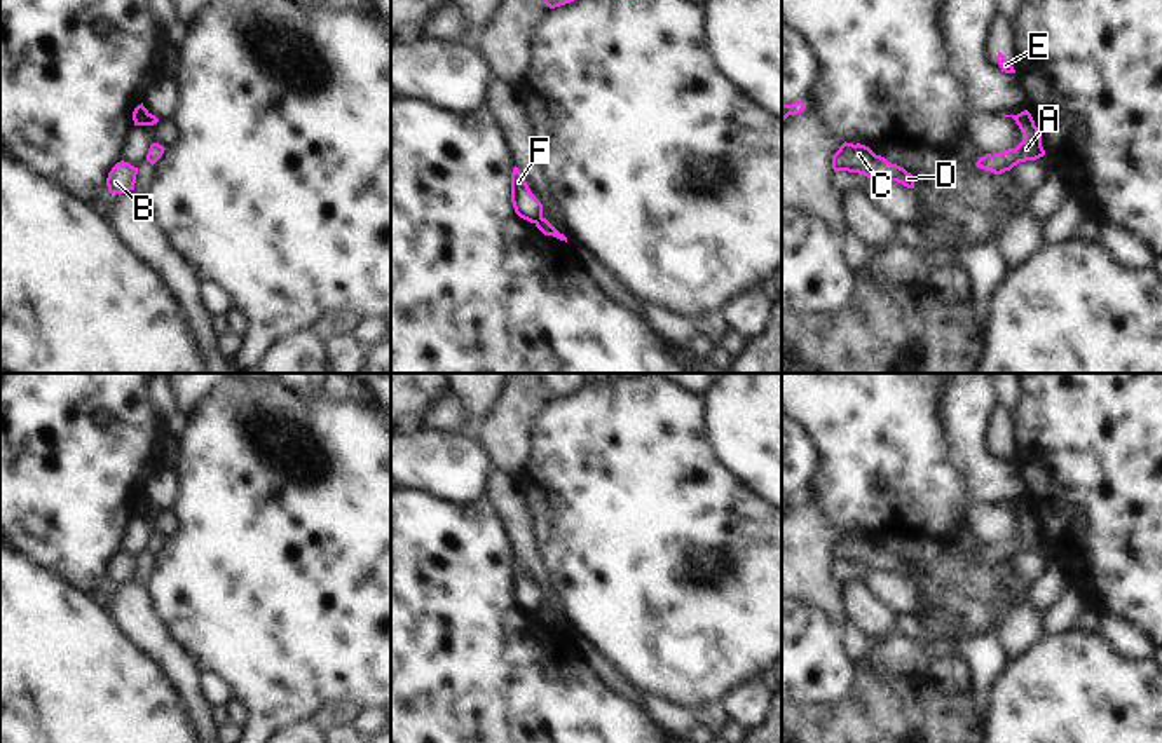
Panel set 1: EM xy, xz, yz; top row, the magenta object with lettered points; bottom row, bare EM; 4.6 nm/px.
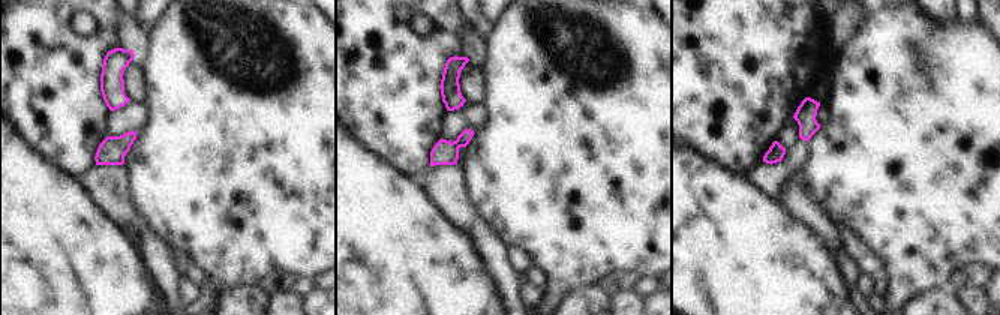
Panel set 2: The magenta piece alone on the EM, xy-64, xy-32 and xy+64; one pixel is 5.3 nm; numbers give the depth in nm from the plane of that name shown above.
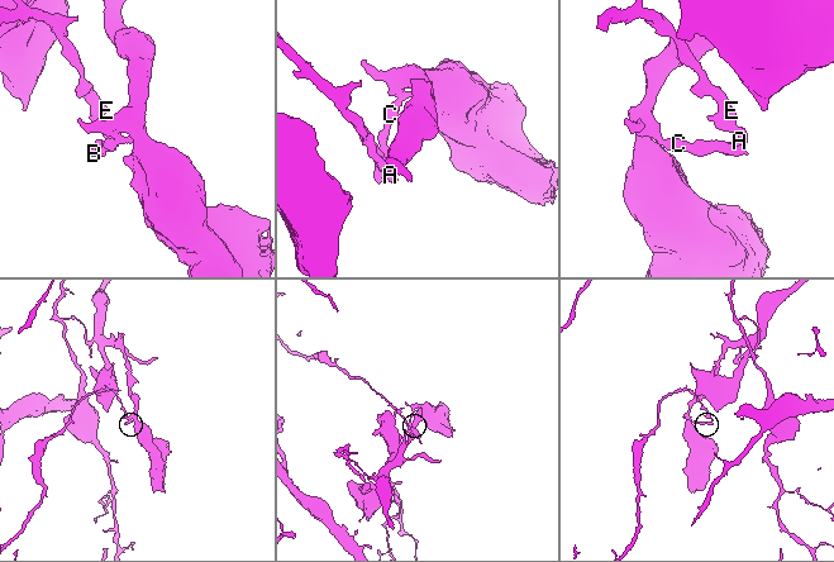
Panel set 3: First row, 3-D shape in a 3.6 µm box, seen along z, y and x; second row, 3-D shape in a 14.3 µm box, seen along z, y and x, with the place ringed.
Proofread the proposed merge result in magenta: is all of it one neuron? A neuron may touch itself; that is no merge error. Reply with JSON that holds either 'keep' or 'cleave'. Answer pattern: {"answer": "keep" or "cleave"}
{"answer": "cleave"}

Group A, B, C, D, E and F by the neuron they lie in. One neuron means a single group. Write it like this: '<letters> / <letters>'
A B C D / E F

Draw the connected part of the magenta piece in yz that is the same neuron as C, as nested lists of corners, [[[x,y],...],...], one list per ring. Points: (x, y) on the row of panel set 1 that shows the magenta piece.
[[[843,143],[832,155],[834,171],[858,173],[871,180],[888,180],[914,188],[914,176],[904,167],[888,162],[885,157],[876,155],[865,145]]]

